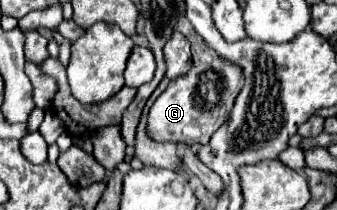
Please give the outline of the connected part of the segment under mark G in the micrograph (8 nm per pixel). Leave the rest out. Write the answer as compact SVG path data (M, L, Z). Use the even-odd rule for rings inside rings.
M180 16L176 30L180 30L192 44L192 68L188 74L178 76L176 80L172 80L168 84L168 88L160 94L160 98L154 102L154 106L150 108L148 114L148 134L154 140L160 142L184 142L184 144L206 144L210 140L210 136L226 122L234 98L238 96L244 78L242 78L242 70L236 64L224 62L224 60L212 60L206 64L202 64L200 56L216 56L200 36L196 36L192 24L188 22L186 16ZM196 76L198 76L198 84L196 84ZM198 92L198 96L196 96Z

